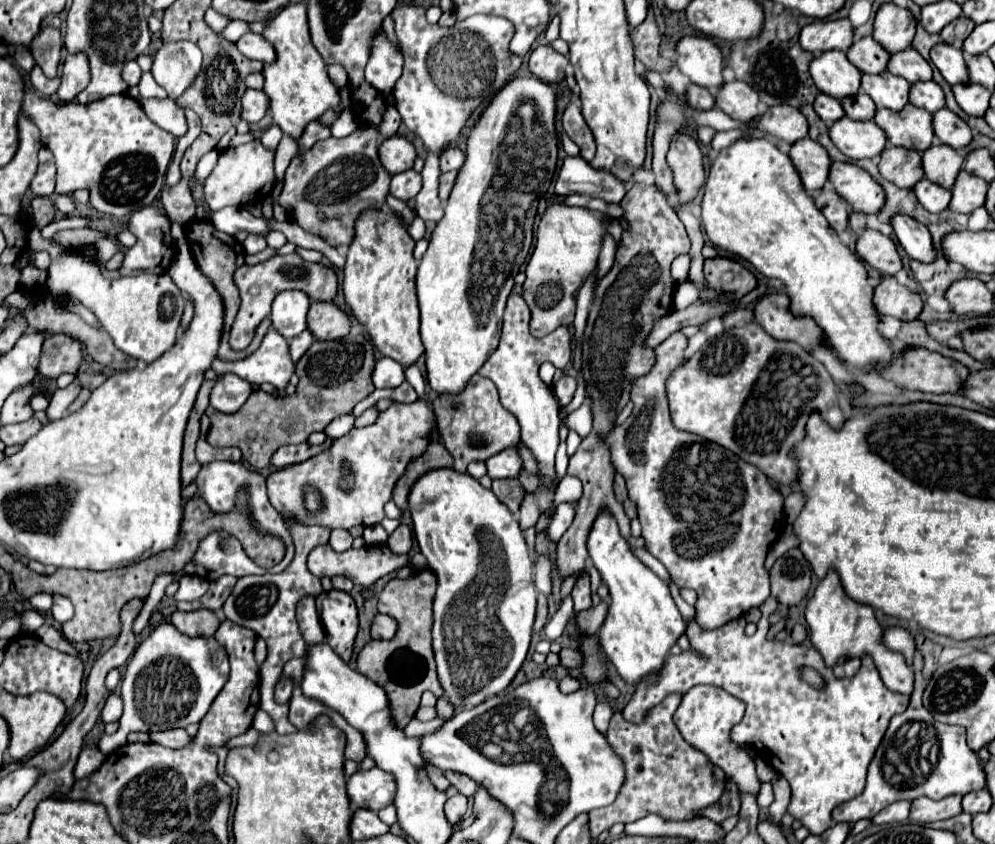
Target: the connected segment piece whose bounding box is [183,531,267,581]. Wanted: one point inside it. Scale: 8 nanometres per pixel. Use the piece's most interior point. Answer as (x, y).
(219, 554)

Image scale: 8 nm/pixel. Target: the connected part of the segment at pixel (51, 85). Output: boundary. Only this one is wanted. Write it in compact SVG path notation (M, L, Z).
M35 67L35 69L31 71L31 83L33 83L33 87L35 87L39 93L43 93L45 97L53 97L55 91L57 91L57 87L59 87L59 77L47 79L47 77L43 75L43 71L41 71L39 67Z

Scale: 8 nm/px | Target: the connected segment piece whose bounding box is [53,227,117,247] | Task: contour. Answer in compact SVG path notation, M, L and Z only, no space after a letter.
M65 229L65 231L57 231L53 235L53 239L57 239L57 243L61 243L63 247L81 247L87 243L95 243L101 237L111 237L113 241L117 241L113 235L107 233L99 233L95 229Z

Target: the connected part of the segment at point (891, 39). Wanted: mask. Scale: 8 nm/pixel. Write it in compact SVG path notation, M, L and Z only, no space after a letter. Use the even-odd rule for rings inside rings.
M885 3L877 11L873 37L889 53L897 53L911 47L915 37L915 27L917 27L917 21L909 9L897 7L895 3Z

